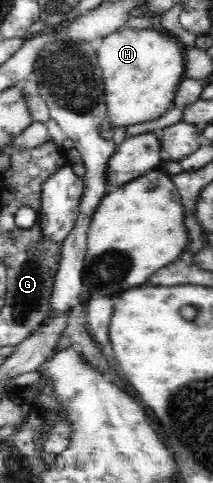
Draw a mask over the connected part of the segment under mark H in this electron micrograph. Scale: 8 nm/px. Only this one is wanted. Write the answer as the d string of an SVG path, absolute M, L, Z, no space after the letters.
M128 25L103 37L97 52L97 61L104 73L104 94L107 119L112 126L123 127L153 121L173 108L176 91L184 78L185 49L170 35L159 29L135 29Z

